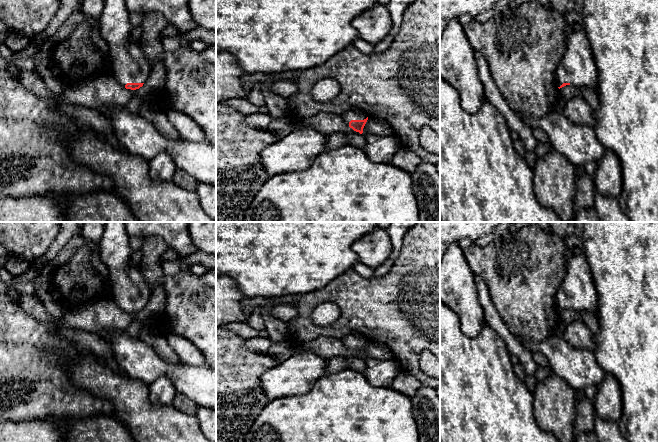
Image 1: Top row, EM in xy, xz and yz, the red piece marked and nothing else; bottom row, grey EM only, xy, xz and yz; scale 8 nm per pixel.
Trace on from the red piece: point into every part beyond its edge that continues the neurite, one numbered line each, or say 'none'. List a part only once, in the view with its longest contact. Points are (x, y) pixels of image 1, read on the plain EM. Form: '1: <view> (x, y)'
1: xy (129, 288)

